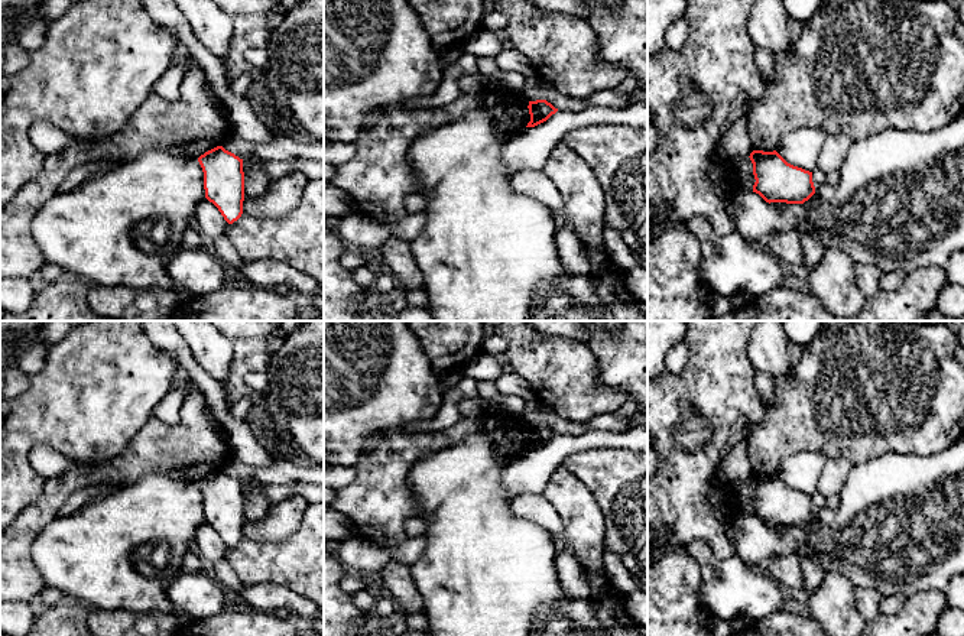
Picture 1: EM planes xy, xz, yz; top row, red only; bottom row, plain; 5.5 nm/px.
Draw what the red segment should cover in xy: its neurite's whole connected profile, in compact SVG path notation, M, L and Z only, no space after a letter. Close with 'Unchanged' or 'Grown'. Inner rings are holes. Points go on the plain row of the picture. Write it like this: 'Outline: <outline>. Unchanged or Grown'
Outline: M217 470L198 481L204 496L205 522L212 526L228 548L243 538L243 483Z. Unchanged

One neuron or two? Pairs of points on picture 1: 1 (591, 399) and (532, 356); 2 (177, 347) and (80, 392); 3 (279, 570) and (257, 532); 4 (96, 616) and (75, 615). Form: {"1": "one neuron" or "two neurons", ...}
{"1": "one neuron", "2": "two neurons", "3": "two neurons", "4": "two neurons"}

